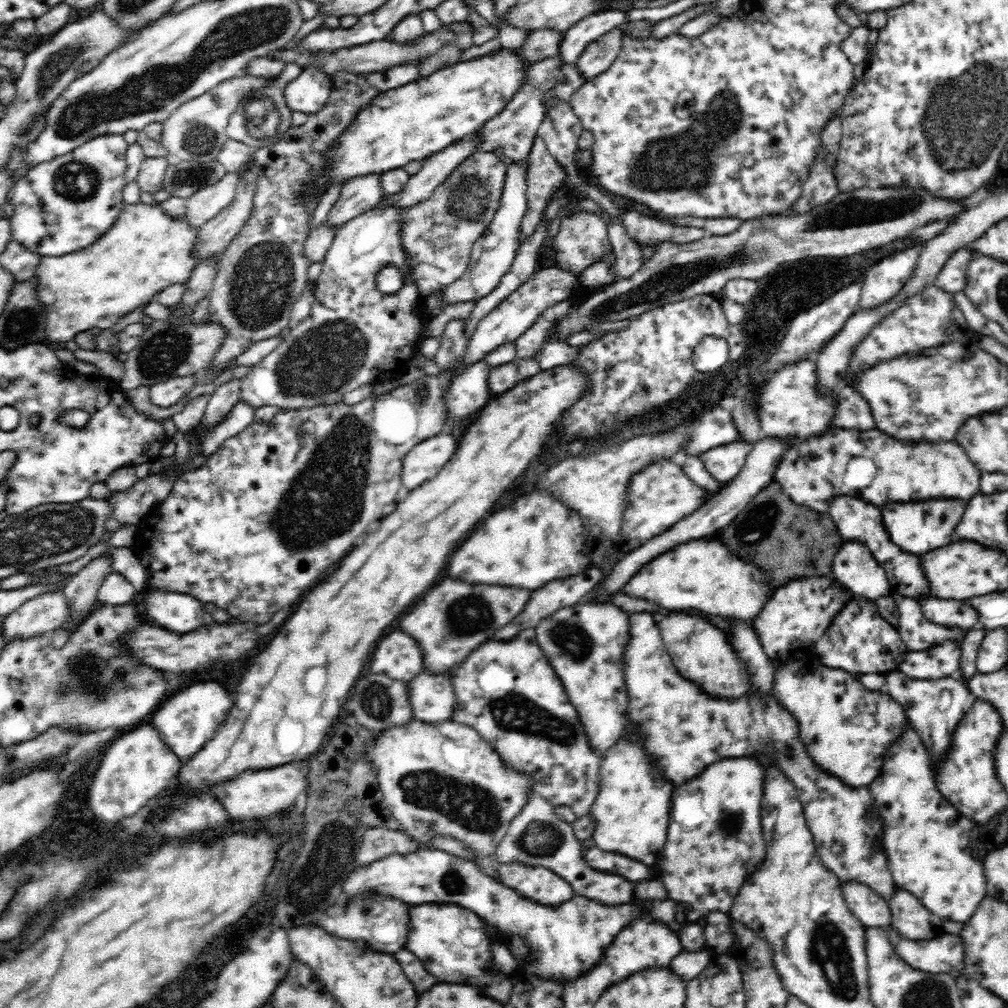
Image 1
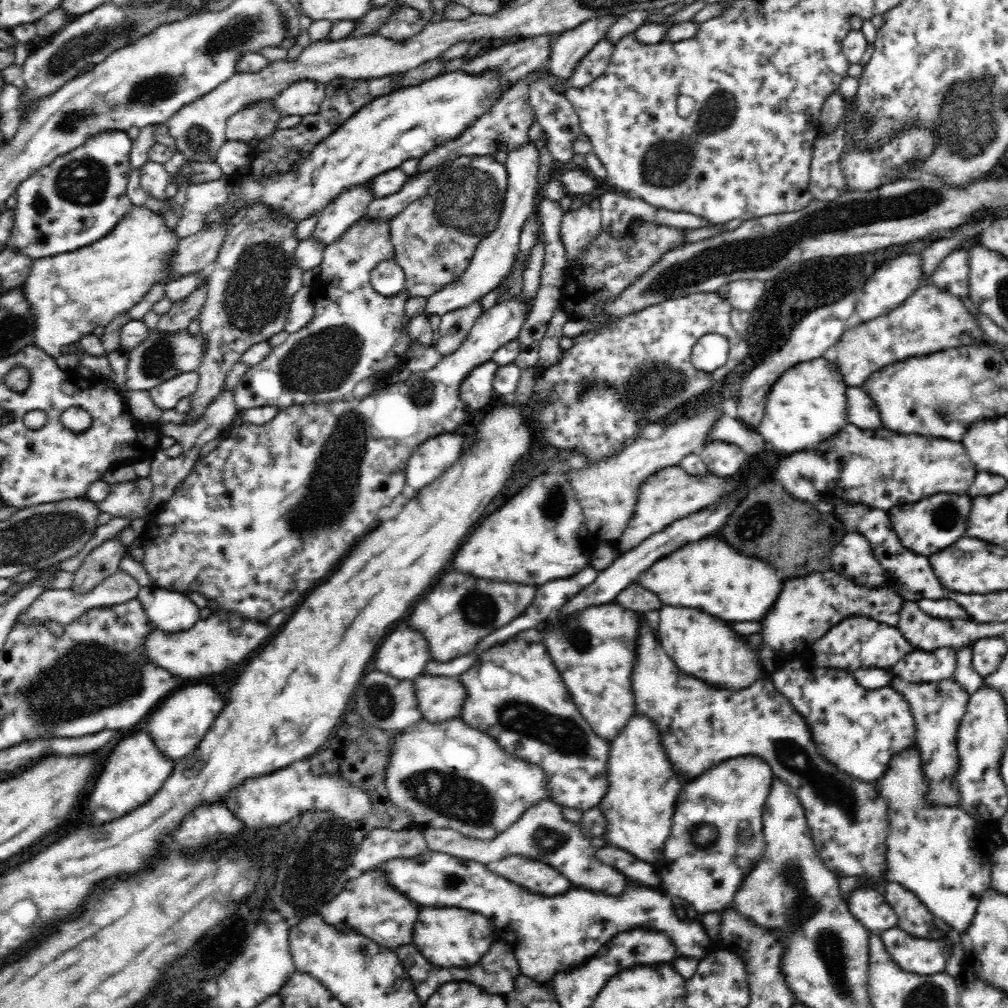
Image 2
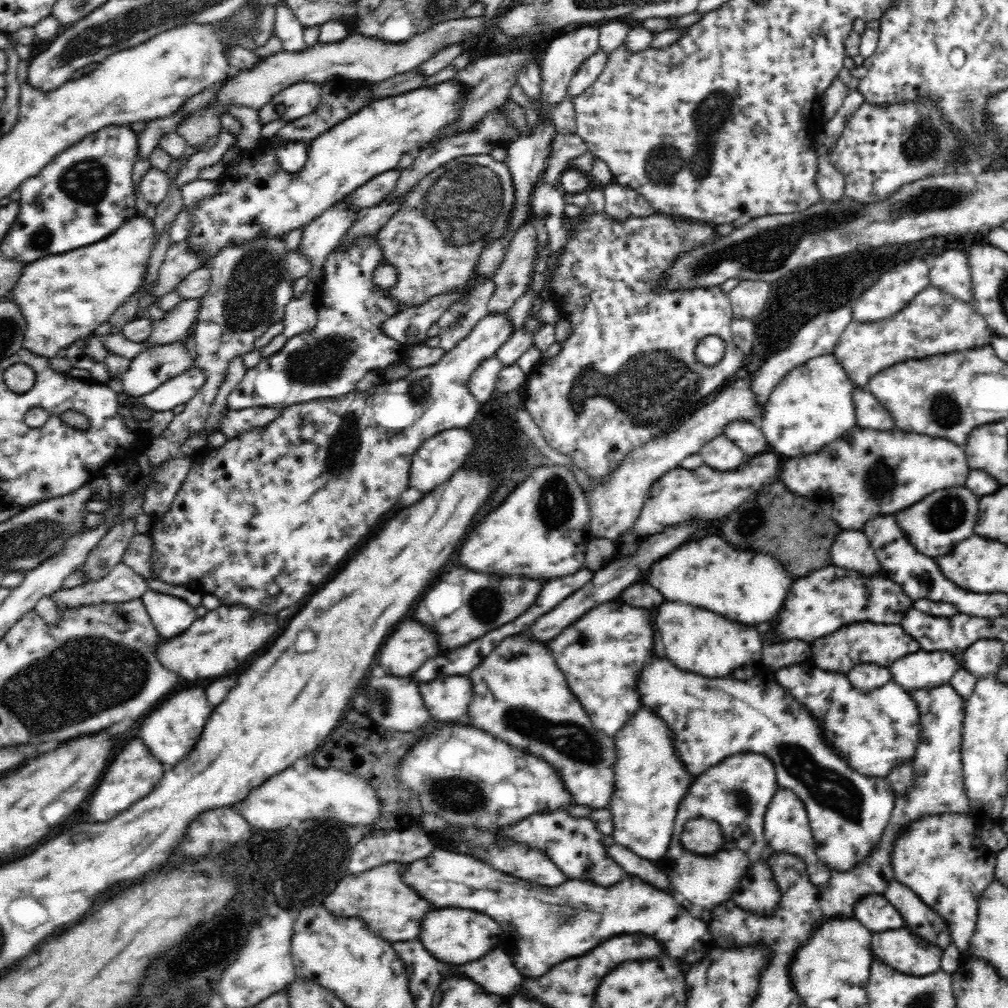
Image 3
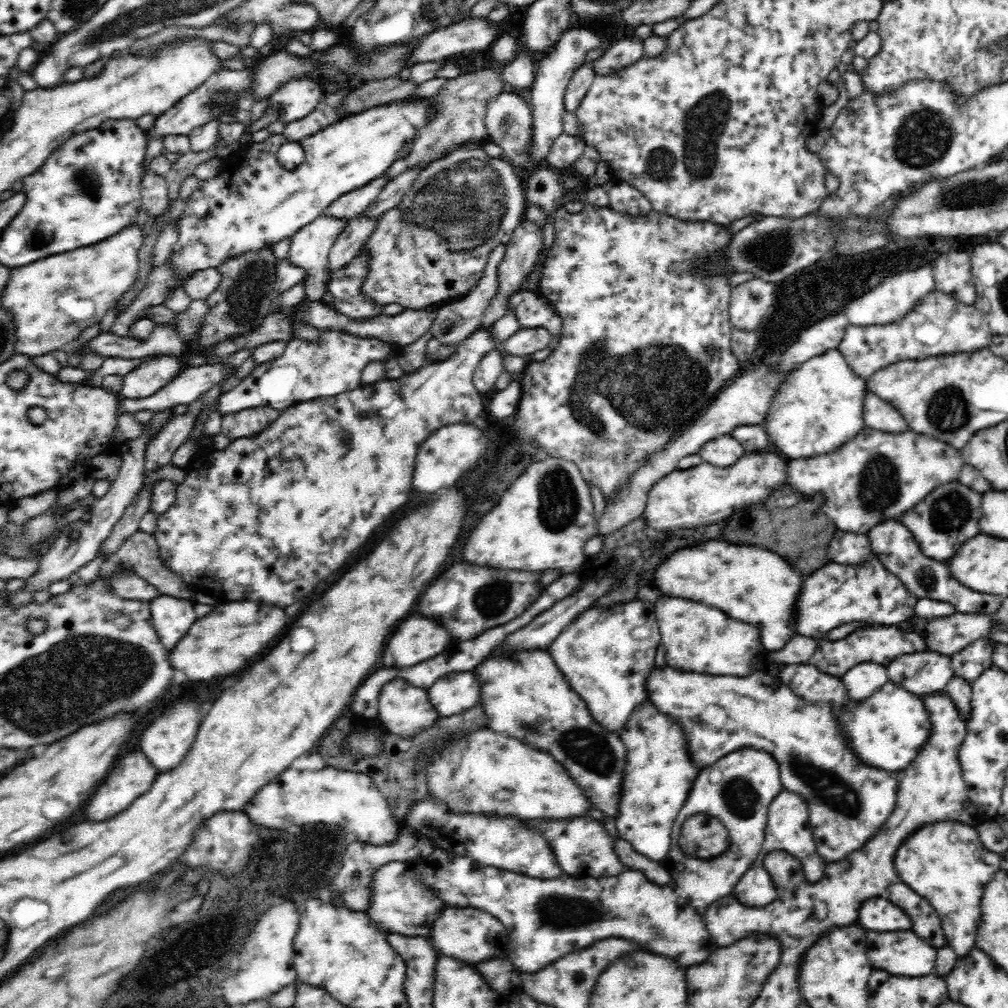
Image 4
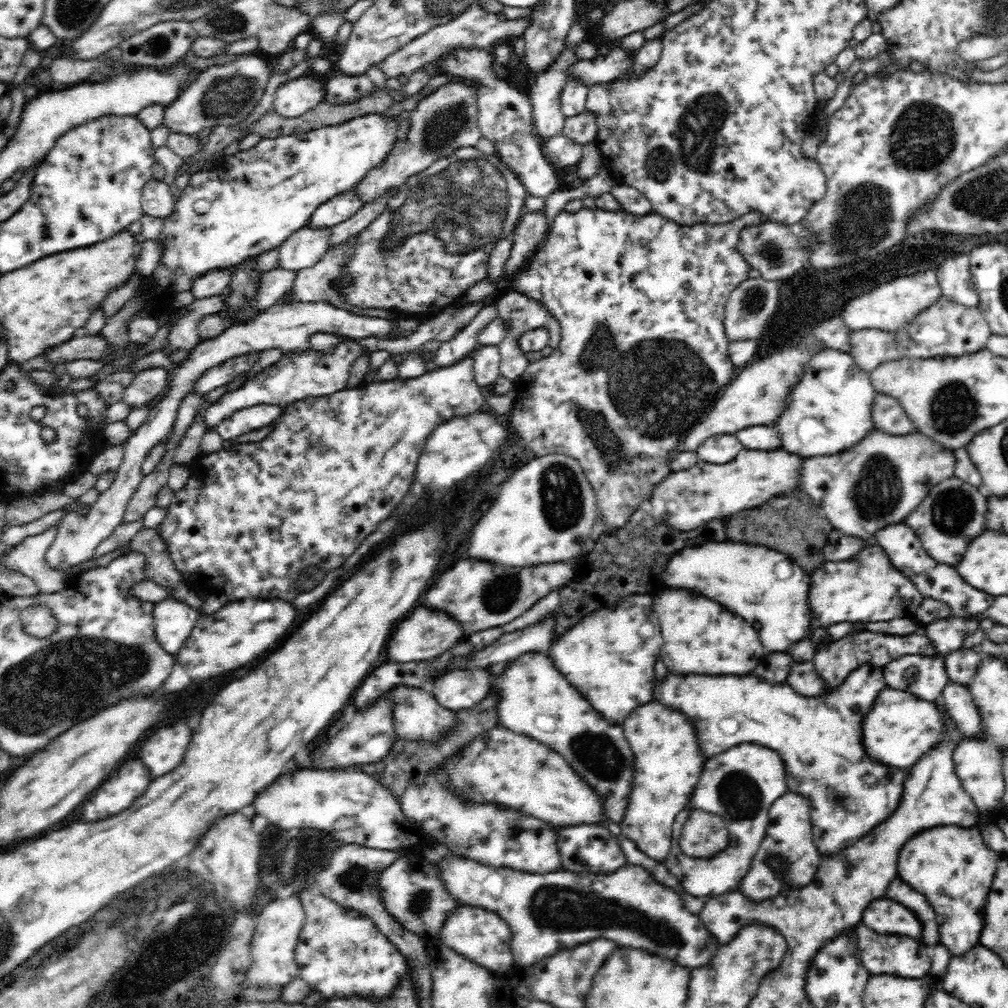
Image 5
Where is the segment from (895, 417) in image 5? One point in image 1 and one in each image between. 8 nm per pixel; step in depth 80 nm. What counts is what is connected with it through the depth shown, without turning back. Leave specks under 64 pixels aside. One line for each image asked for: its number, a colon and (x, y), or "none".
1: (852, 411)
2: (861, 410)
3: (869, 413)
4: (877, 414)

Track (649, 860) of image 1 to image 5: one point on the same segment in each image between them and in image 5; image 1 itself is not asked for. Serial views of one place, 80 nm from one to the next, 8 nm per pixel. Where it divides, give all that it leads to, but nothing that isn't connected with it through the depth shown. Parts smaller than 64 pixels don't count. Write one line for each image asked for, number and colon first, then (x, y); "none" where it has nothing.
2: (638, 807)
3: (650, 781)
4: (658, 774)
5: (667, 761)

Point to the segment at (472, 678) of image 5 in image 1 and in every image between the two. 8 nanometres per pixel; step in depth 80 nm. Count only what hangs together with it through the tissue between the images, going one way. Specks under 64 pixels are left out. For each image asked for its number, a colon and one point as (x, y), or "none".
1: (431, 699)
2: (440, 698)
3: (446, 698)
4: (454, 693)

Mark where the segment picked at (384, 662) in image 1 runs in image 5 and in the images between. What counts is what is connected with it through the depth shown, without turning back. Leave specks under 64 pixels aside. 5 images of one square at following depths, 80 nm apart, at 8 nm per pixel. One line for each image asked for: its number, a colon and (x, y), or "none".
2: (404, 654)
3: (412, 645)
4: (418, 639)
5: (425, 634)

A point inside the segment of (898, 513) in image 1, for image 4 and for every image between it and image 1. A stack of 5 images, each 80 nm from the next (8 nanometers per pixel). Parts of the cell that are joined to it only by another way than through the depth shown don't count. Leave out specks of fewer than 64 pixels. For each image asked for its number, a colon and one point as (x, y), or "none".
2: (916, 525)
3: (933, 525)
4: (949, 516)

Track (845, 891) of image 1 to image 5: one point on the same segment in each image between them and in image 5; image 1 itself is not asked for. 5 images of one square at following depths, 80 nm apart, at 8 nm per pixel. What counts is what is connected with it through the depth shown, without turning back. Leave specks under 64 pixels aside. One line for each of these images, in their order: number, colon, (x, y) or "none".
2: (869, 907)
3: (874, 912)
4: (877, 914)
5: (882, 915)

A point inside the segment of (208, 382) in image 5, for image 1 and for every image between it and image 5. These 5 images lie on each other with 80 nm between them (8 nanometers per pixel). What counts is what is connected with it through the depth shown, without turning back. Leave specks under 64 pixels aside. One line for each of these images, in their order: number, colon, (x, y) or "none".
1: (167, 393)
2: (166, 395)
3: (179, 390)
4: (192, 382)

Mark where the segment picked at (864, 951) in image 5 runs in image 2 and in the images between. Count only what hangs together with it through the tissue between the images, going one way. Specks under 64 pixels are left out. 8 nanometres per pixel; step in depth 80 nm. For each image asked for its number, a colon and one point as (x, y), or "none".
2: (921, 956)
3: (902, 950)
4: (903, 953)

